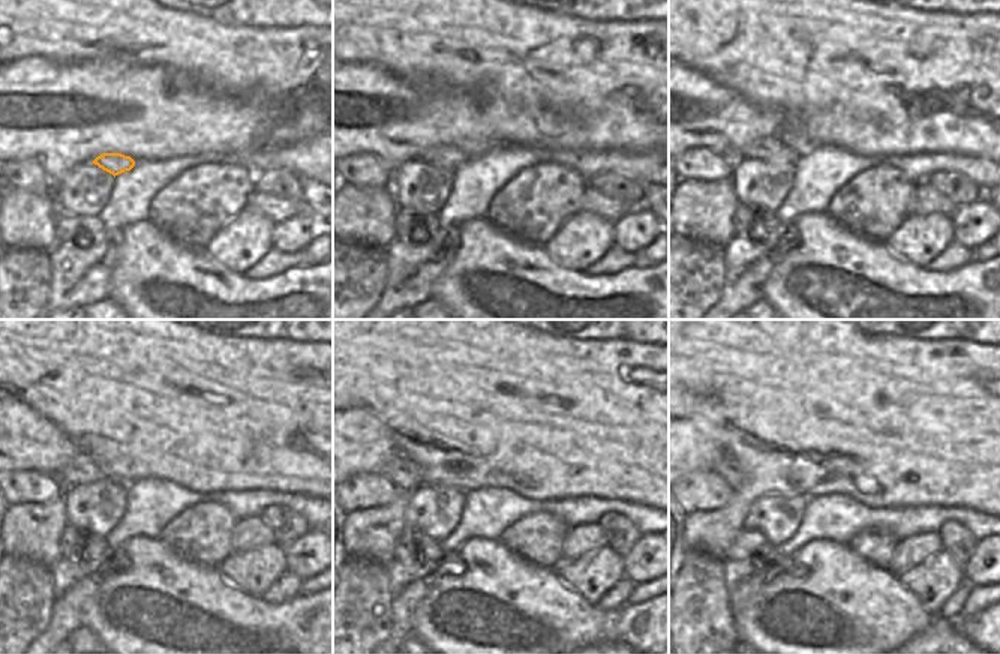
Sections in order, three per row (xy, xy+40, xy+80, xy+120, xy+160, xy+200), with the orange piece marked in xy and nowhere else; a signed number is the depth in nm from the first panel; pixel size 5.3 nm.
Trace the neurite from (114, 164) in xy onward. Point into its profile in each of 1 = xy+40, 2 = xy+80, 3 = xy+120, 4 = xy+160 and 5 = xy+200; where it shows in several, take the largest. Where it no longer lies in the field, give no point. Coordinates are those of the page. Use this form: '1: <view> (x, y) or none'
1: xy+40 (447, 158)
2: xy+80 (771, 149)
3: xy+120 (78, 471)
4: xy+160 (401, 471)
5: xy+200 (727, 467)

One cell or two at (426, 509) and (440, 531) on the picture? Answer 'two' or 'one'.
one

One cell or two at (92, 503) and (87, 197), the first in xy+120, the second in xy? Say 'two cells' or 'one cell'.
one cell

